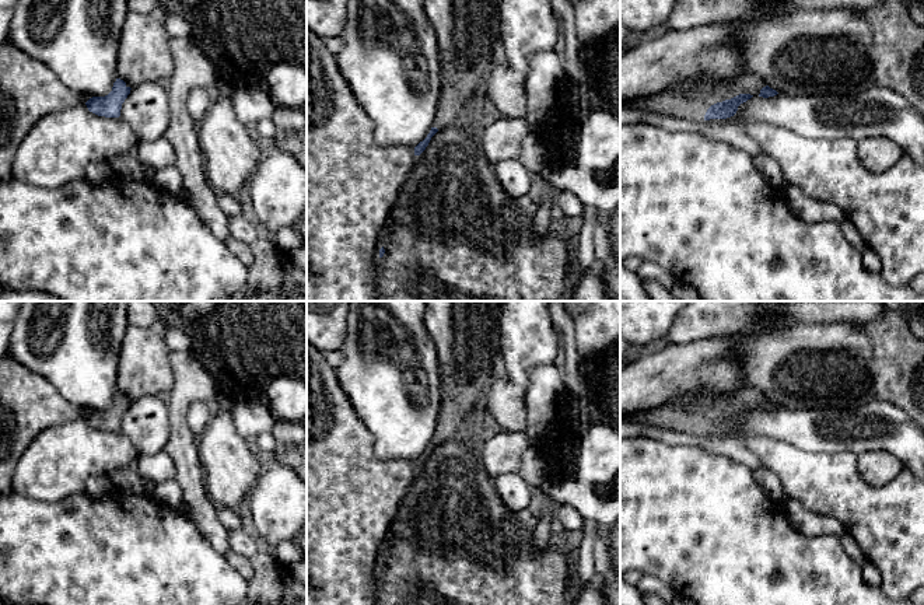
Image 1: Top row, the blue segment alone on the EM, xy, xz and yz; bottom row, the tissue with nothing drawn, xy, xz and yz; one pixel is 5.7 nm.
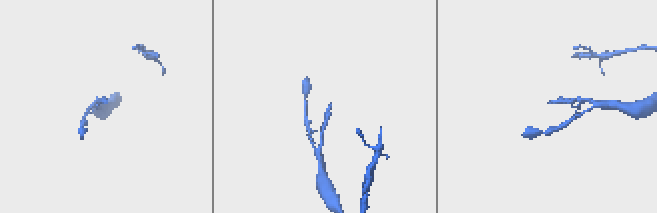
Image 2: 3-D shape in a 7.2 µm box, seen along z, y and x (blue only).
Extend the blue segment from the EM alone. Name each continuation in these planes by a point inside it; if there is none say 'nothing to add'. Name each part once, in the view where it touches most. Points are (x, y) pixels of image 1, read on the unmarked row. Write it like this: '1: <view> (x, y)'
1: yz (690, 413)

